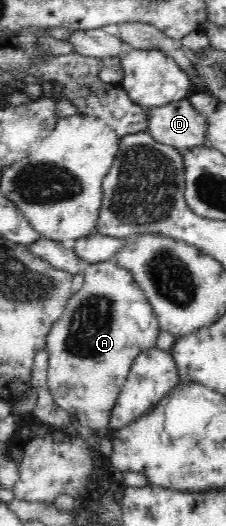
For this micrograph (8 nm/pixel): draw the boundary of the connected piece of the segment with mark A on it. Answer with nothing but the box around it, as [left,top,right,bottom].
[47,260,160,433]

